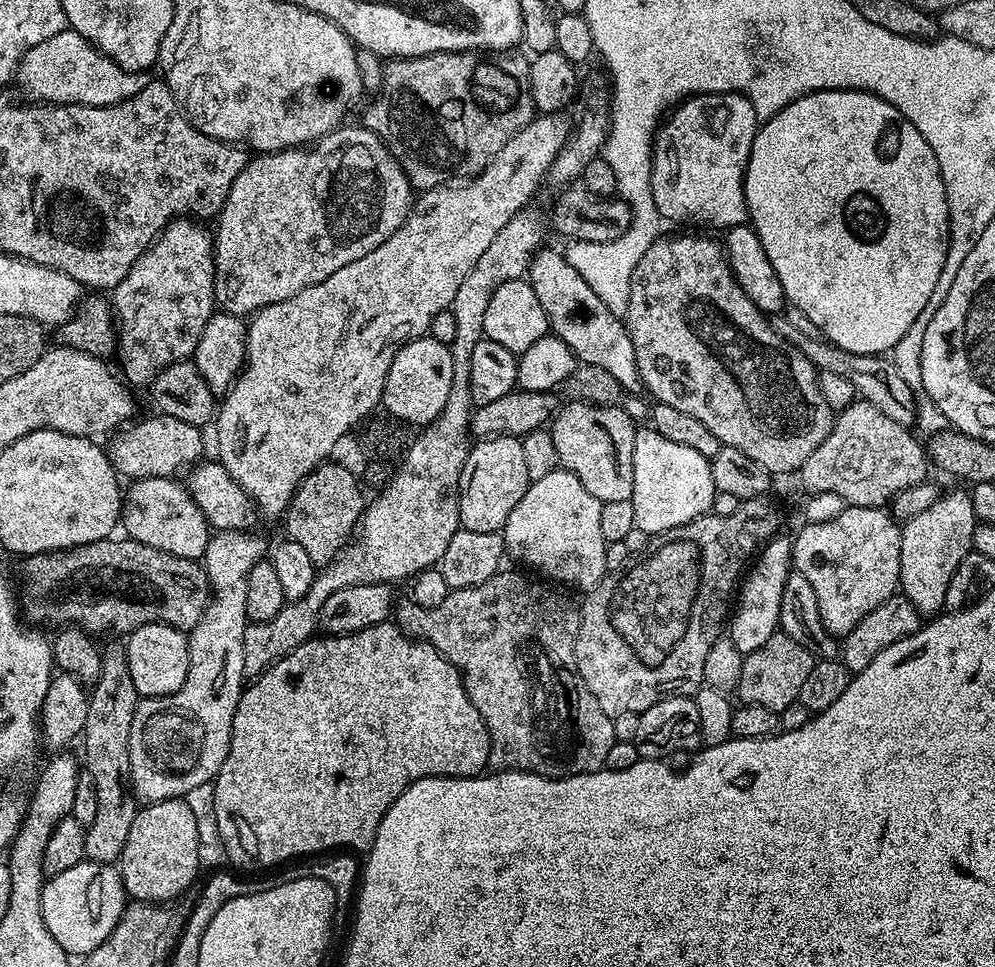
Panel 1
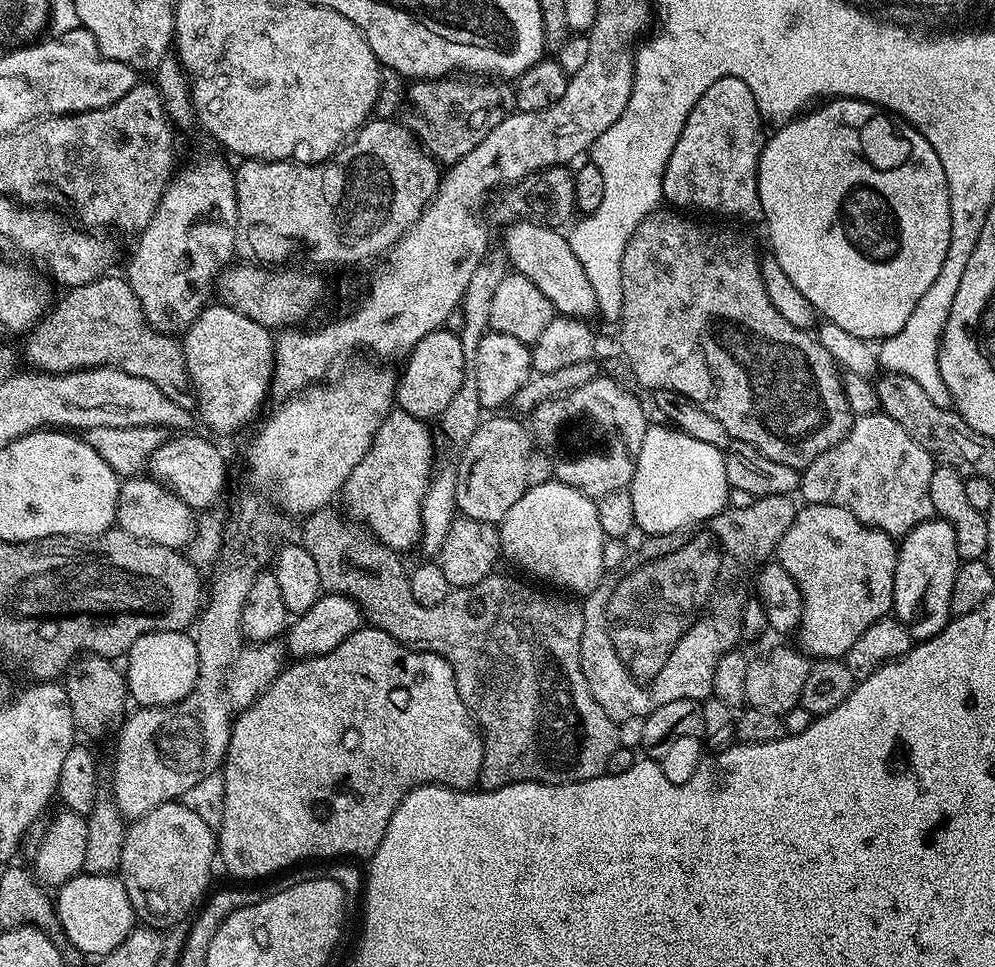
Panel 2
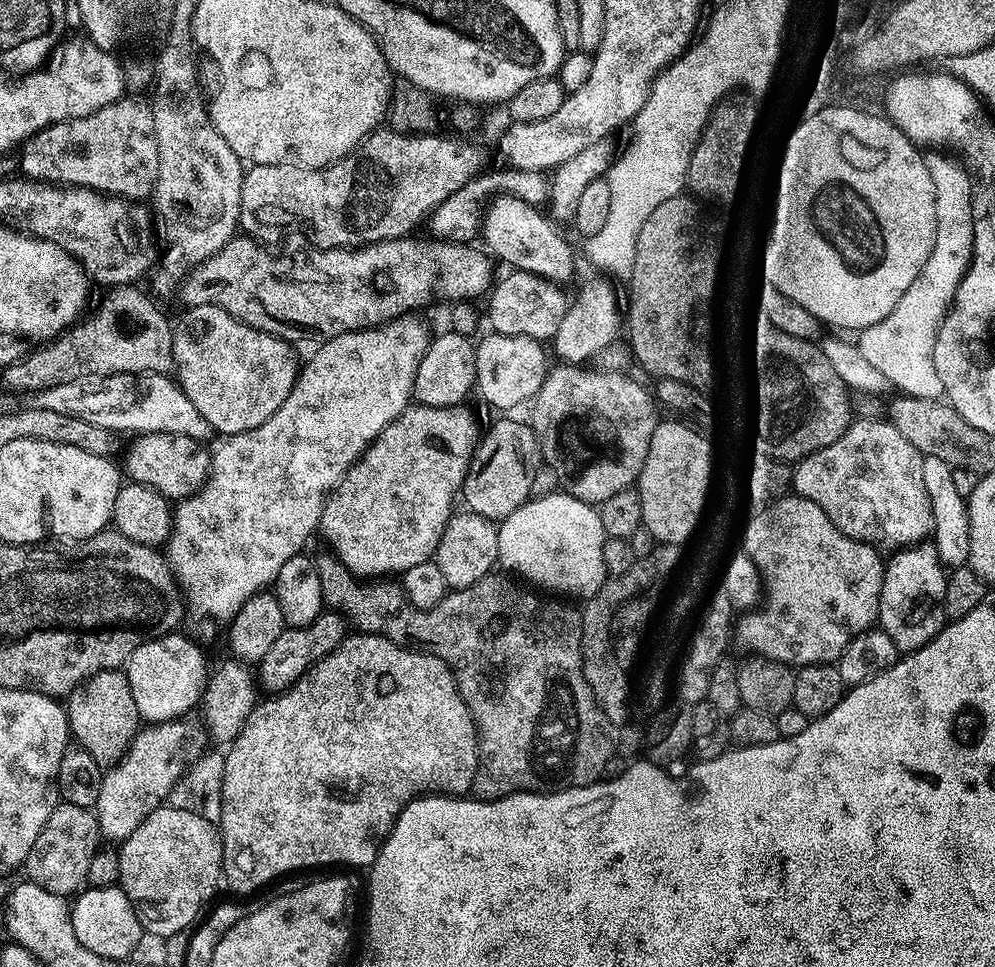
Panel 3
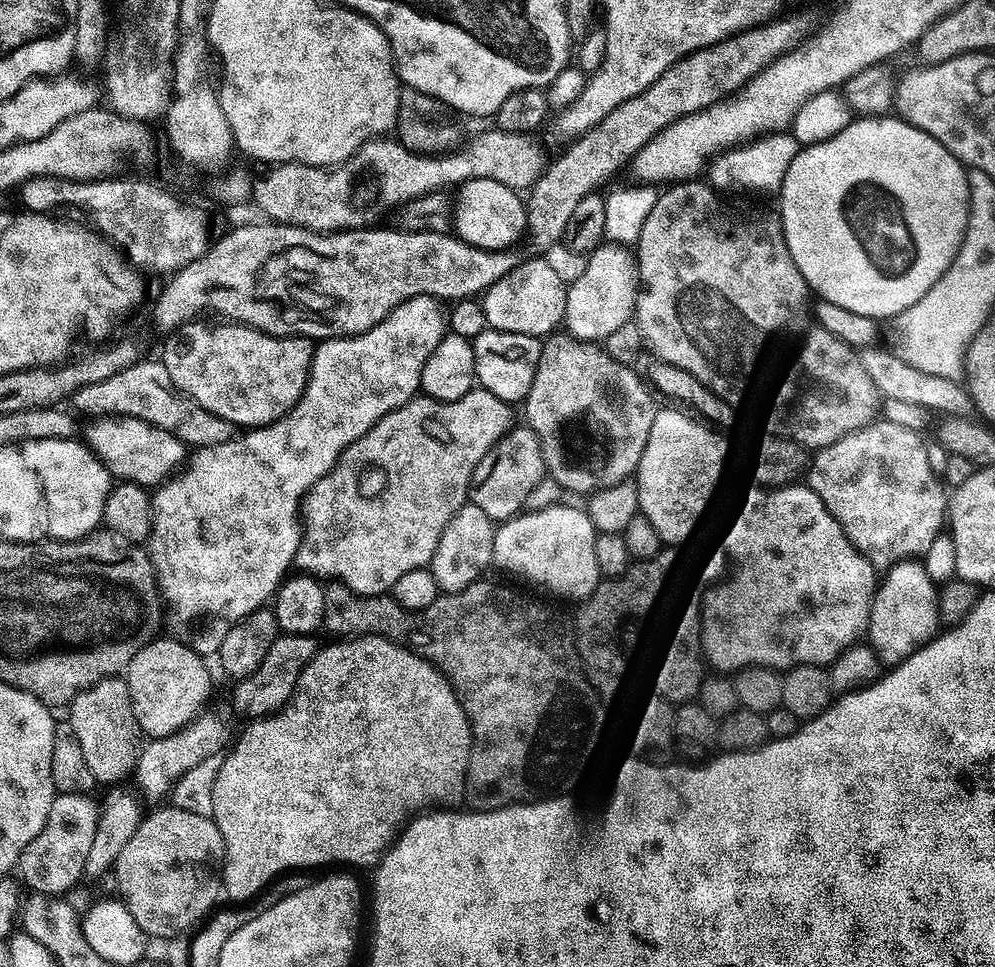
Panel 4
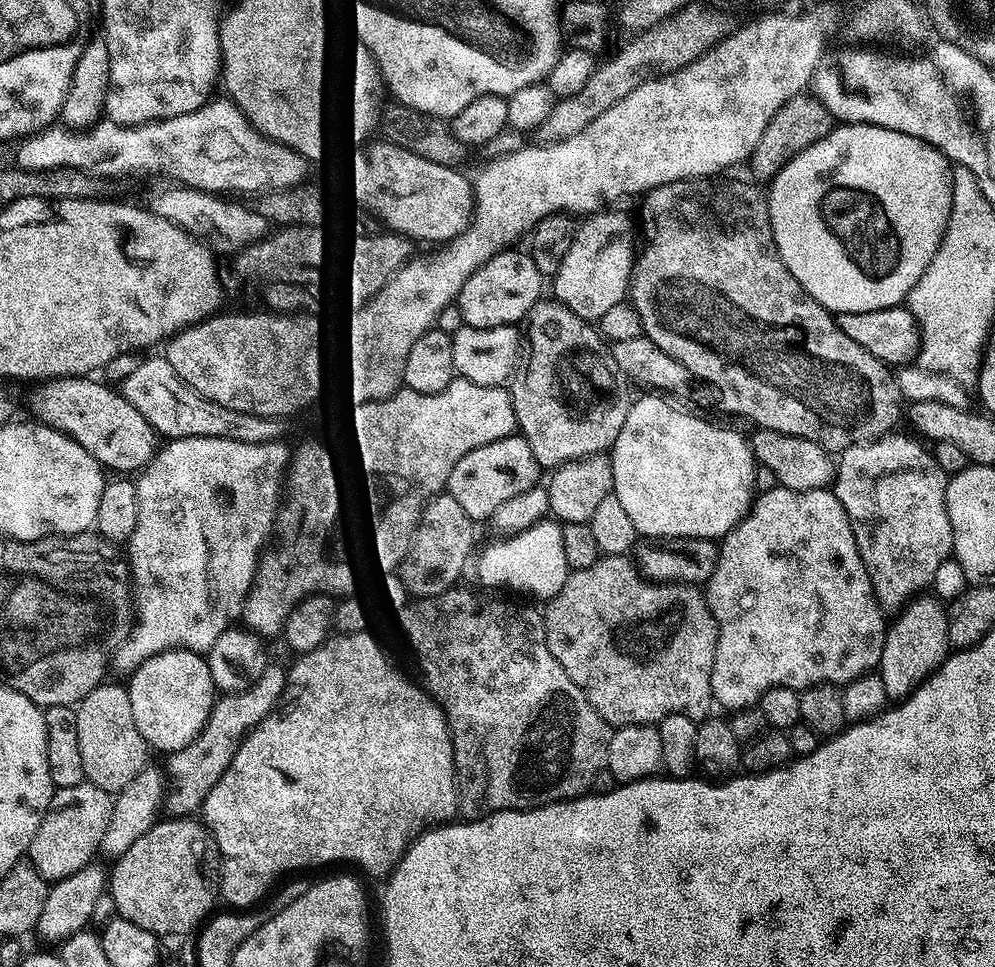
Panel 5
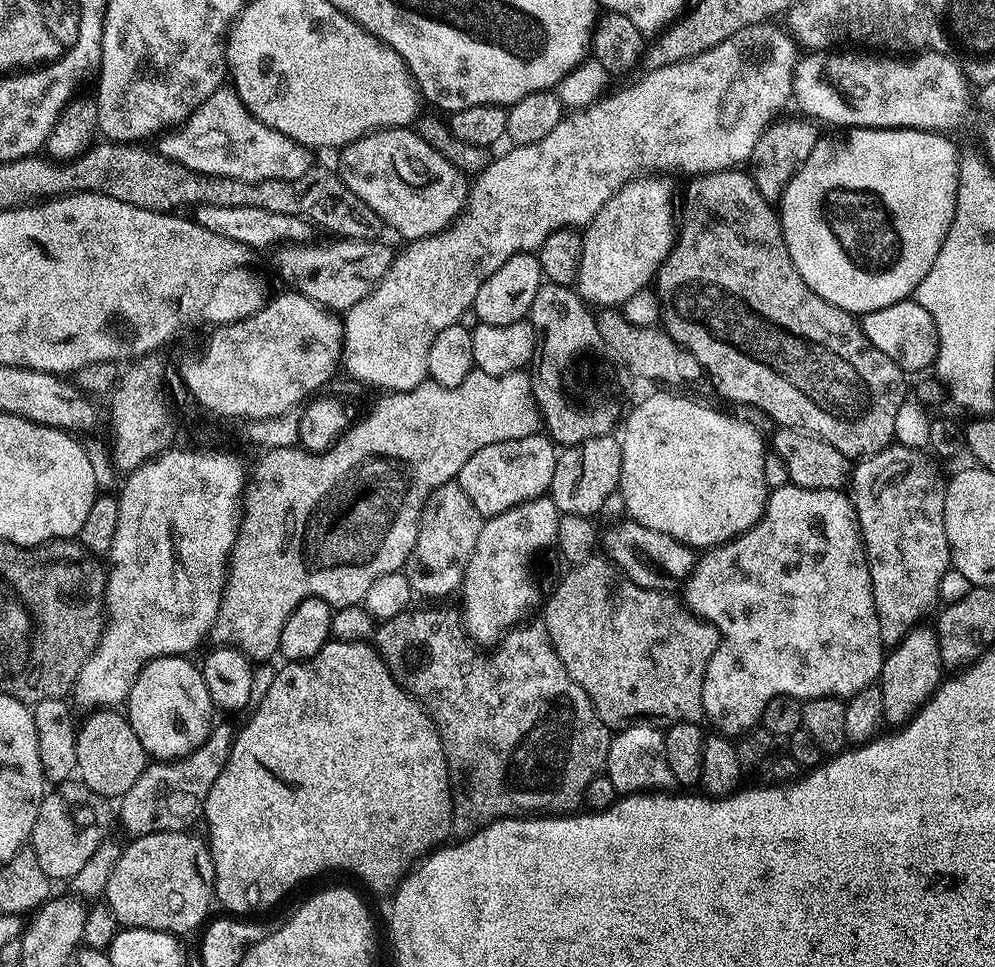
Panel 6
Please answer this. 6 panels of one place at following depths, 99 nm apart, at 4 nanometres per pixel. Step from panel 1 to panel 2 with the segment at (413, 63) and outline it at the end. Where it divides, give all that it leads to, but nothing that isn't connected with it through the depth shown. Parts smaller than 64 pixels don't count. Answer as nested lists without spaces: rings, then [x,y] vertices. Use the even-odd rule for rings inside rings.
[[[453,74],[447,78],[435,80],[418,80],[407,89],[406,108],[412,111],[412,117],[406,120],[413,136],[420,141],[420,147],[433,160],[444,166],[457,164],[463,156],[470,154],[502,118],[506,118],[516,108],[516,94],[513,85],[496,78],[461,78]]]

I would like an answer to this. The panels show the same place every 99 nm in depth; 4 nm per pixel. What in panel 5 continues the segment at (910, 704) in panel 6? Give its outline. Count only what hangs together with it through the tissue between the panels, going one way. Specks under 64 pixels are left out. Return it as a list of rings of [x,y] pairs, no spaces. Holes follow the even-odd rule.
[[[921,594],[908,601],[903,608],[899,609],[896,621],[887,625],[885,642],[882,646],[882,654],[878,665],[878,675],[886,686],[886,694],[889,701],[899,702],[905,696],[909,696],[912,691],[923,684],[950,655],[950,645],[948,641],[948,609],[935,595]]]

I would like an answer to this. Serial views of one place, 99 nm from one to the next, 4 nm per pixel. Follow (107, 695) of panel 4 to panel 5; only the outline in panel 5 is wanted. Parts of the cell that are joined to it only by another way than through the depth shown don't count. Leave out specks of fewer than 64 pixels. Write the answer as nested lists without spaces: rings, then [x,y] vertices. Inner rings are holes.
[[[105,682],[75,705],[78,718],[78,750],[82,753],[82,770],[87,783],[113,794],[130,785],[140,771],[150,764],[148,743],[134,726],[134,710],[130,710],[130,694],[123,683]]]

